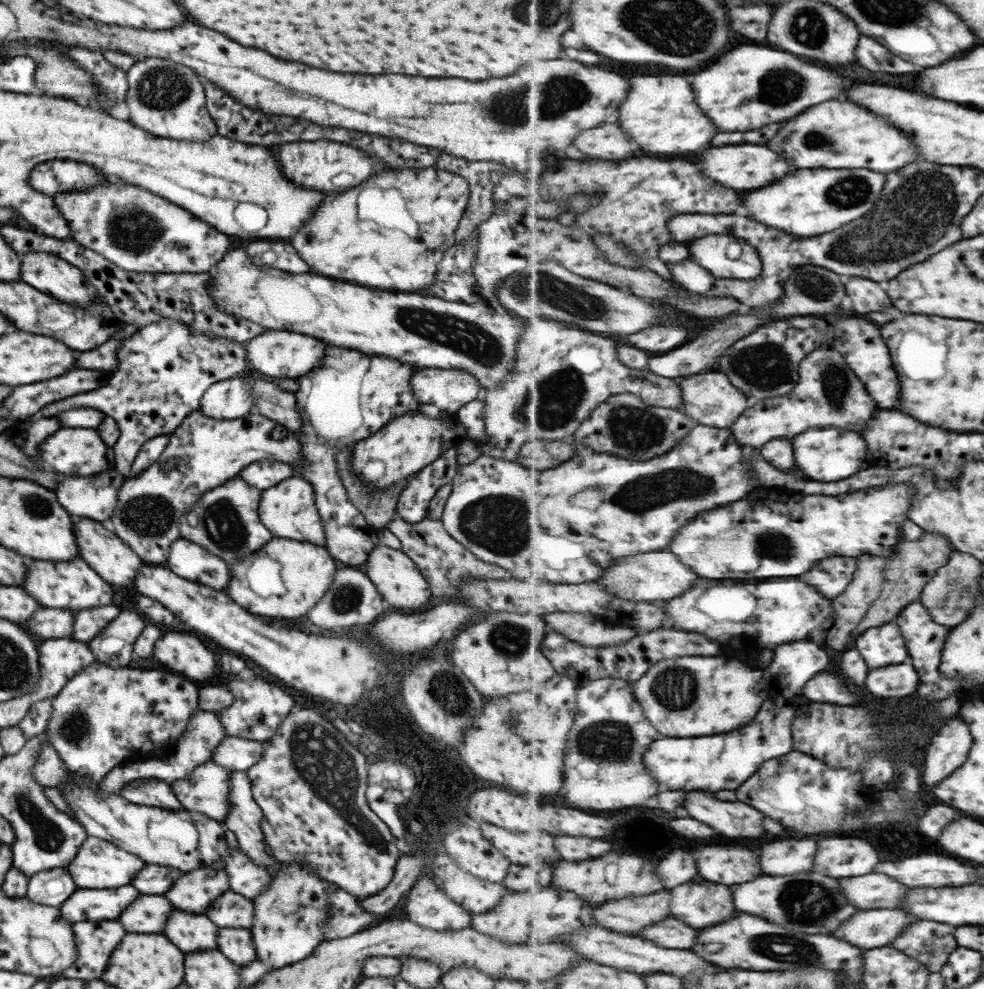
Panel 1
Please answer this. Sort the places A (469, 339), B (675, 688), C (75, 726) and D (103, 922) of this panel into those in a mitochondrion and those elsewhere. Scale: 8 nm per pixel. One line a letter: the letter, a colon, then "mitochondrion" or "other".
A: mitochondrion
B: mitochondrion
C: mitochondrion
D: other

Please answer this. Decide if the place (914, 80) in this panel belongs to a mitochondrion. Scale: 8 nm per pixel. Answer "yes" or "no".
no

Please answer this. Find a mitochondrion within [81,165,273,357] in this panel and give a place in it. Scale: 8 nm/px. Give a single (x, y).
(133, 229)

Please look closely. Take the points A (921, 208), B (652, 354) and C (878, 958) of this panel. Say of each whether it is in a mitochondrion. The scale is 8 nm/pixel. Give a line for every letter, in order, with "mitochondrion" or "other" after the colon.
A: mitochondrion
B: other
C: other

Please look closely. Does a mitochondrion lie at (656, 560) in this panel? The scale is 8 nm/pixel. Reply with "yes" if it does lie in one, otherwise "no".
no

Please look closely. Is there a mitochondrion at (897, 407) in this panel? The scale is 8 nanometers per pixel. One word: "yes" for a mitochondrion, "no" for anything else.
no

